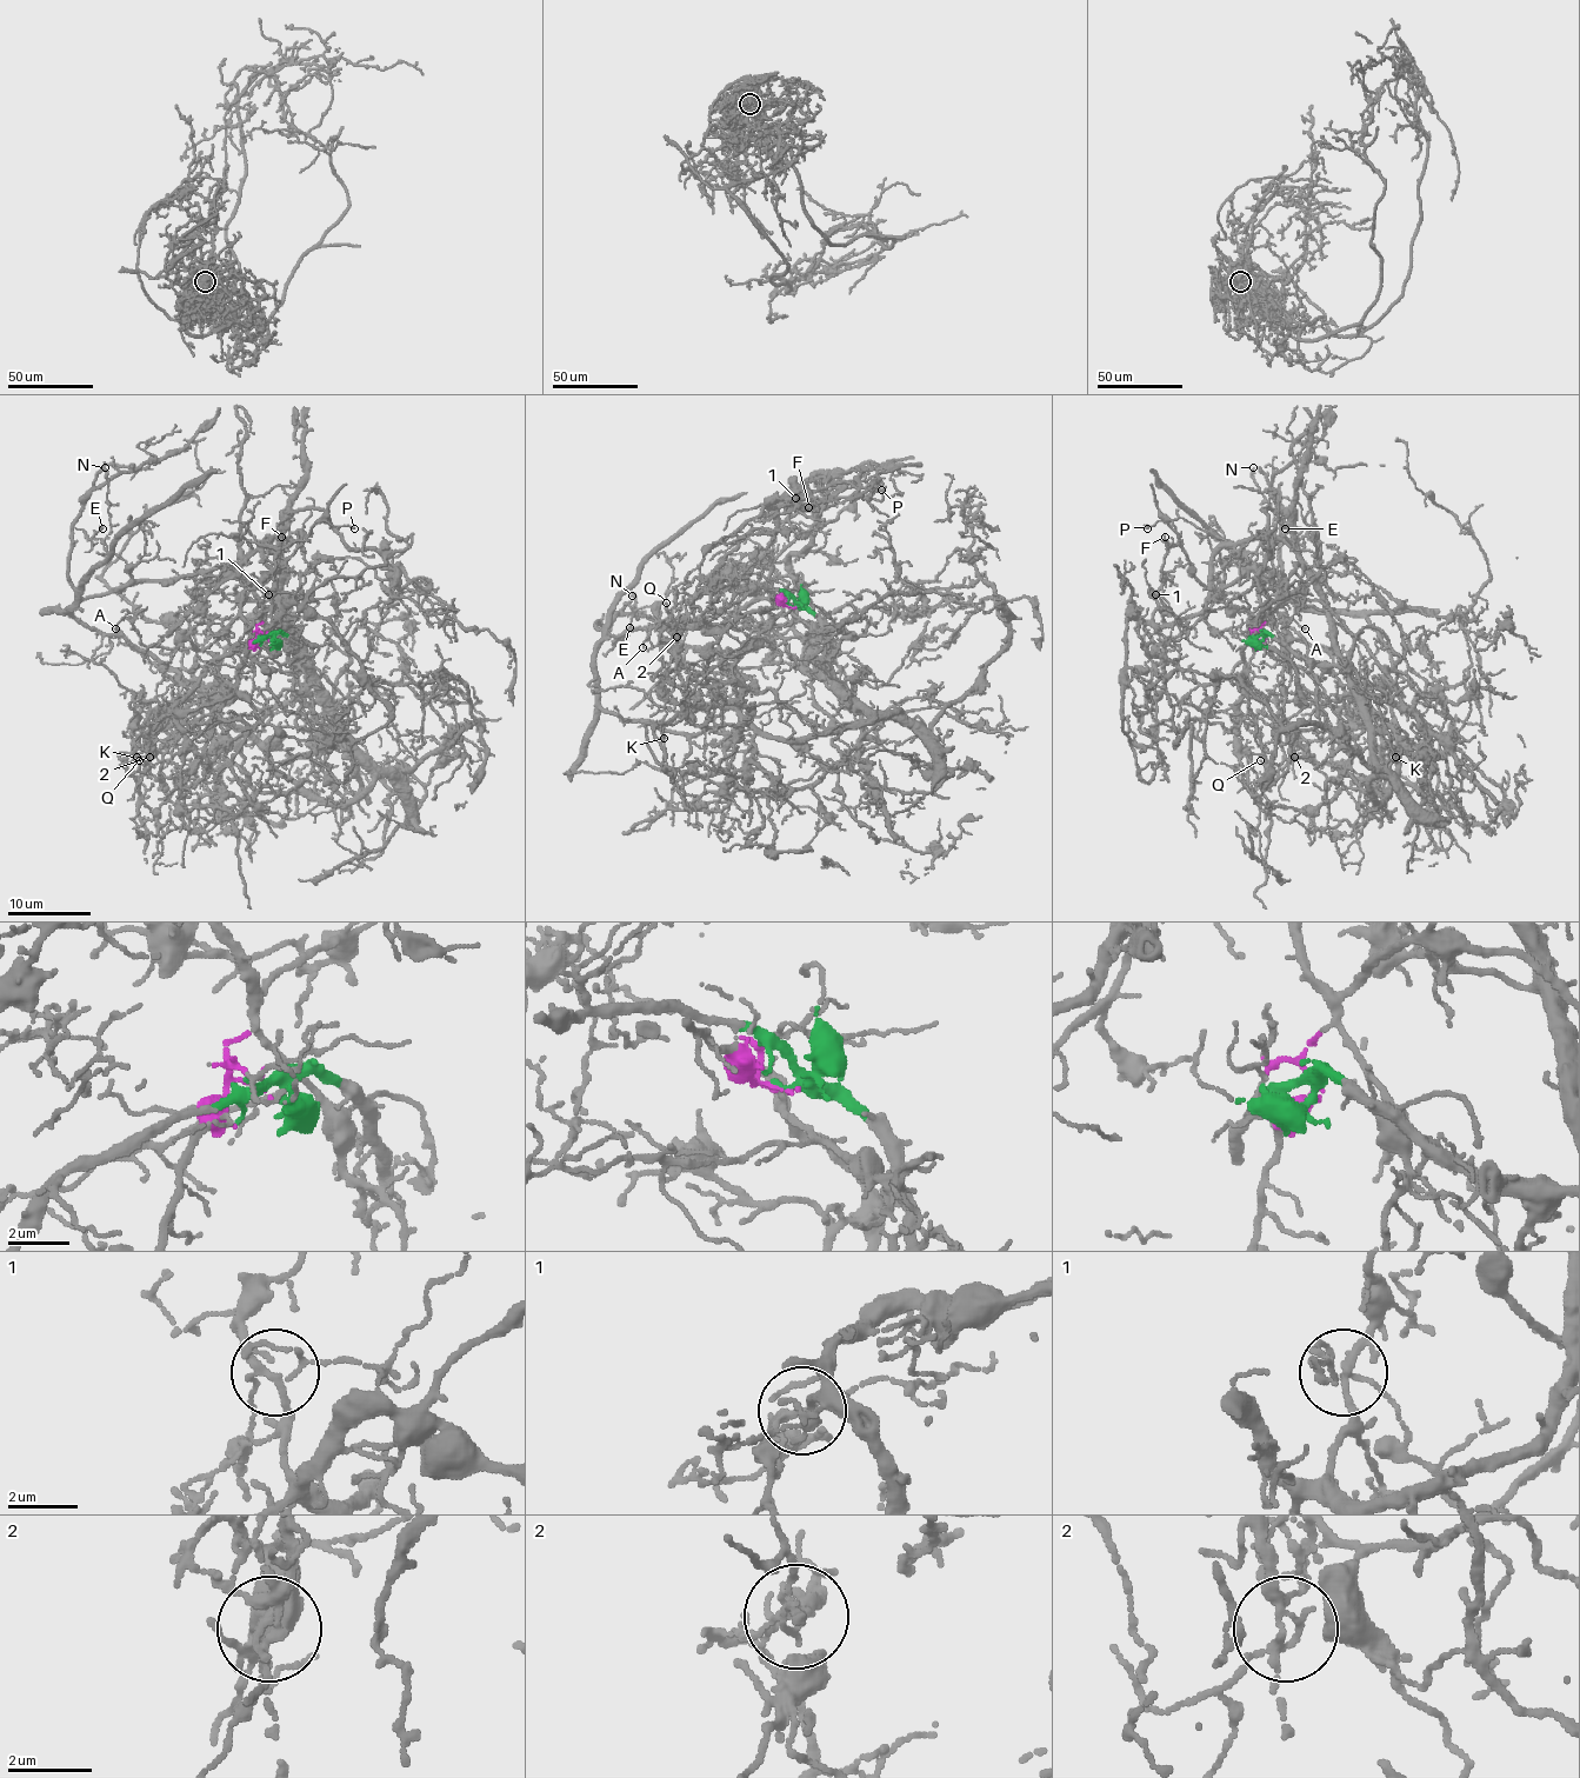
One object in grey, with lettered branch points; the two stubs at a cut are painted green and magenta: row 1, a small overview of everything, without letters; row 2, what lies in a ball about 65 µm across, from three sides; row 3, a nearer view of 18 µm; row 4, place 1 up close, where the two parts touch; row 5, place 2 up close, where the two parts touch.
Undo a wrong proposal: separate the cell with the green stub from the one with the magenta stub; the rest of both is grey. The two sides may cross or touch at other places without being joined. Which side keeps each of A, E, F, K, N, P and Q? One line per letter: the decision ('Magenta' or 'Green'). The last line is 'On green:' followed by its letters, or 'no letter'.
A: Green
E: Magenta
F: Green
K: Green
N: Magenta
P: Magenta
Q: Magenta
On green: A, F, K

